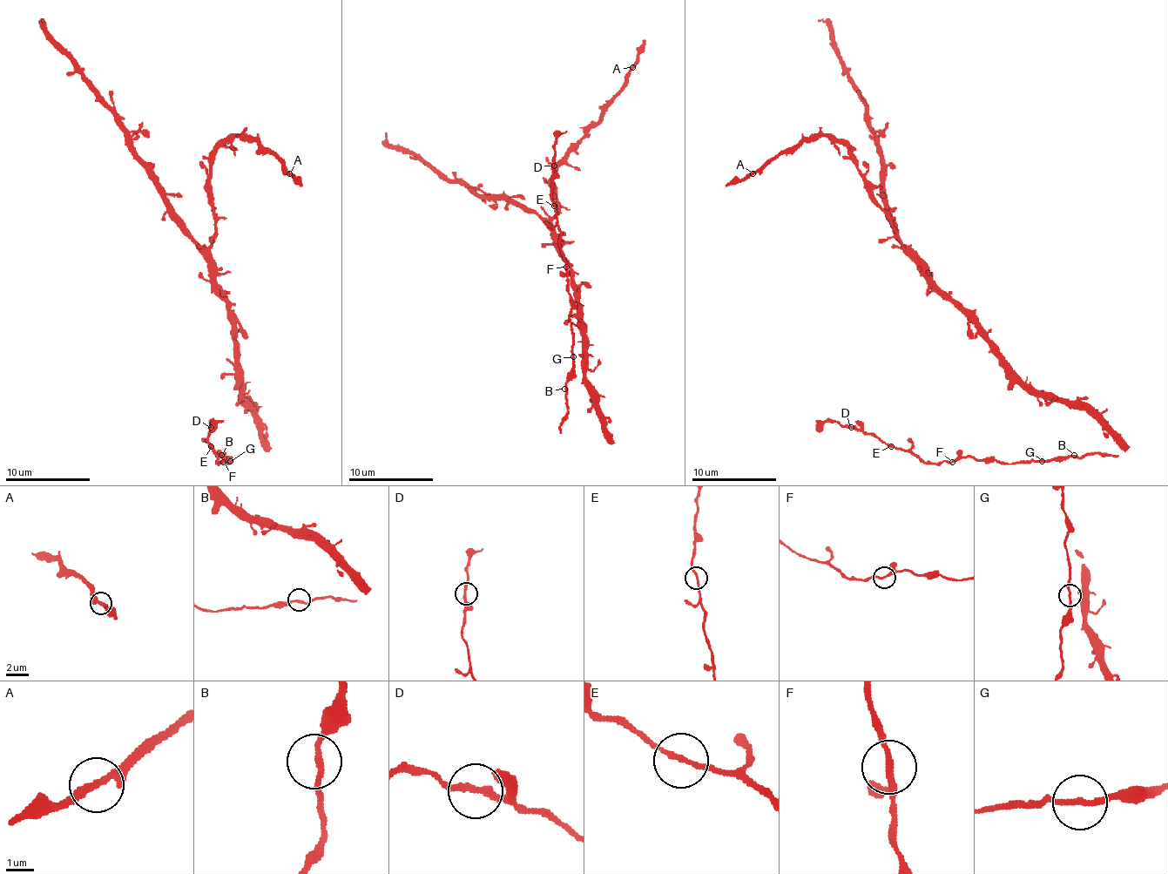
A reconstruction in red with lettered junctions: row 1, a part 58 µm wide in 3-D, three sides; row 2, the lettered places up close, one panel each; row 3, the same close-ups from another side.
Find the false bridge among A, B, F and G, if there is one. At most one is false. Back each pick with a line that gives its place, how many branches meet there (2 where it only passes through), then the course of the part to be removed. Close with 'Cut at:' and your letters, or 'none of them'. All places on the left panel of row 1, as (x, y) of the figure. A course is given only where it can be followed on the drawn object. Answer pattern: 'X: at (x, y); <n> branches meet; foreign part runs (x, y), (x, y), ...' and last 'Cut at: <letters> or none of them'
Cut at: none of them

